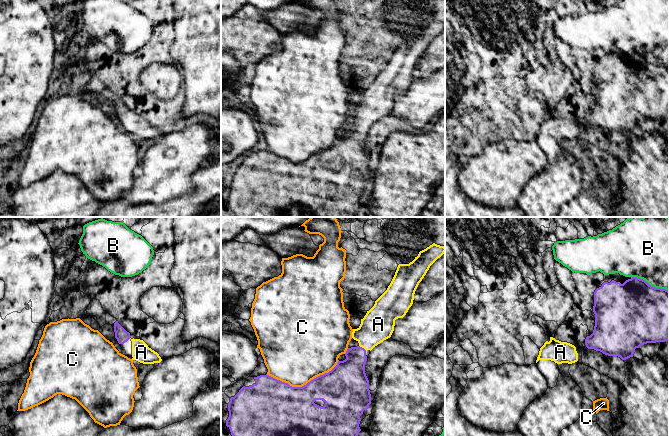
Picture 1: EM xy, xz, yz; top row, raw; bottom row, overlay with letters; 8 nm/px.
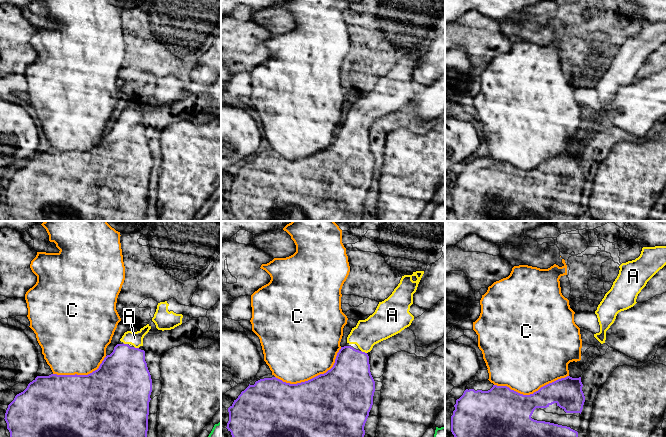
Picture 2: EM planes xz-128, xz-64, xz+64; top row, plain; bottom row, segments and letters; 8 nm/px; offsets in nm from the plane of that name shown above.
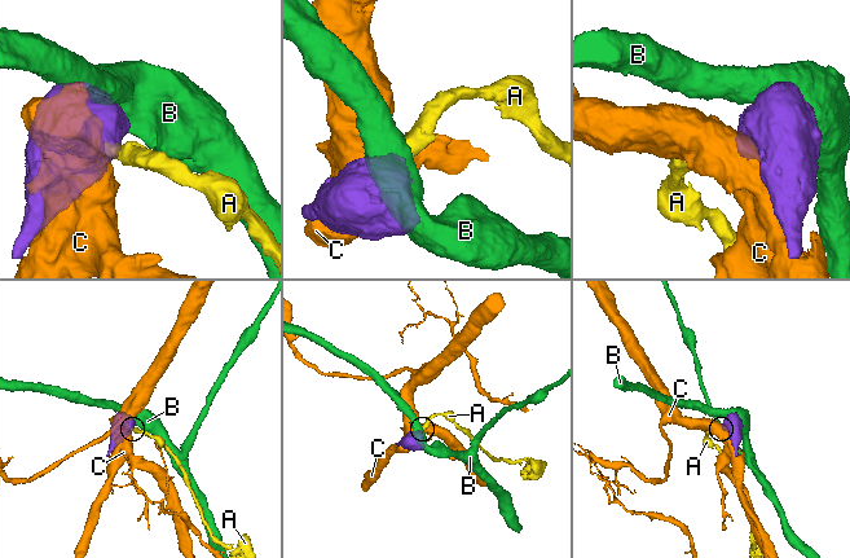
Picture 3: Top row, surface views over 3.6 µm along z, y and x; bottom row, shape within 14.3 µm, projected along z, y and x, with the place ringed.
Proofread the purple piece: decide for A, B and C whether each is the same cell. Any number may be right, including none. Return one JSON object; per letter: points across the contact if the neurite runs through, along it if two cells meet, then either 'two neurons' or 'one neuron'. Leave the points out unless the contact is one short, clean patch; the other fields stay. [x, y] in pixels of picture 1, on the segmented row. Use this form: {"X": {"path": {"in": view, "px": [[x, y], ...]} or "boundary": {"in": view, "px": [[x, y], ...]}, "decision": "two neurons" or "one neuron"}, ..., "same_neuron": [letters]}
{"A": {"path": {"in": "xz", "px": [[349, 375], [361, 347], [378, 324]]}, "decision": "one neuron"}, "B": {"decision": "two neurons"}, "C": {"decision": "two neurons"}, "same_neuron": ["A"]}

